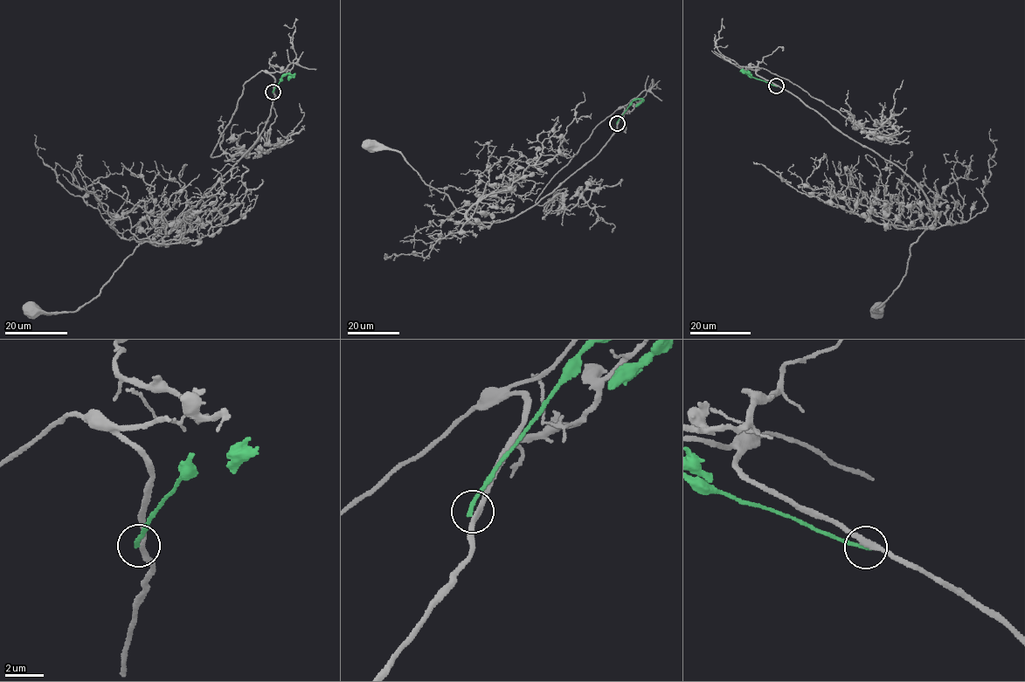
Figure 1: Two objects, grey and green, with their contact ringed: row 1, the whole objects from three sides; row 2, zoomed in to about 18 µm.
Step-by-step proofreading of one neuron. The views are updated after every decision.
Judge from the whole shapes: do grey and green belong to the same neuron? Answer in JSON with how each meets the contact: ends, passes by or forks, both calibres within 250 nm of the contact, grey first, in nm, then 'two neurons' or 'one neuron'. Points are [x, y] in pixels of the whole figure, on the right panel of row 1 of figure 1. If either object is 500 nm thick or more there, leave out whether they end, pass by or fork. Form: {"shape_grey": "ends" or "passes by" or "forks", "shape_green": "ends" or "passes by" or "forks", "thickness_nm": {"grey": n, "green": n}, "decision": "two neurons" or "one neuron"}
{"shape_grey": "passes by", "shape_green": "ends", "thickness_nm": {"grey": 240, "green": 200}, "decision": "two neurons"}

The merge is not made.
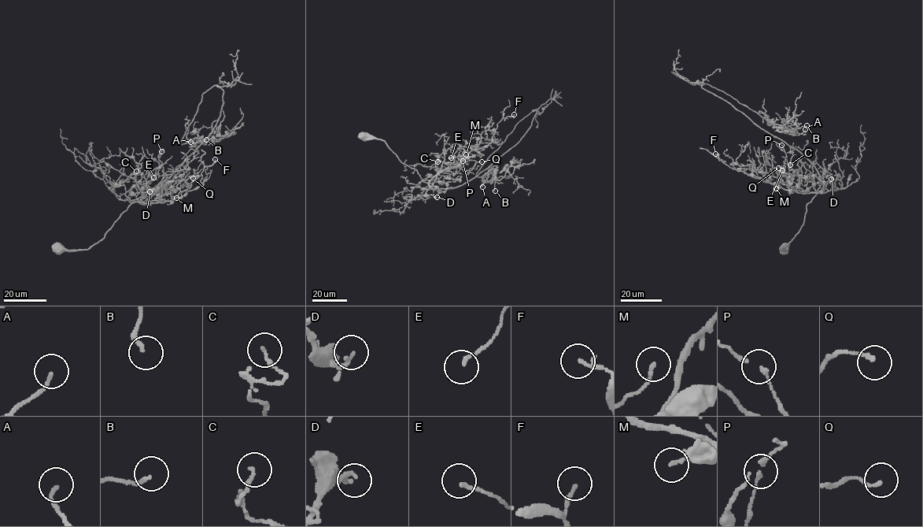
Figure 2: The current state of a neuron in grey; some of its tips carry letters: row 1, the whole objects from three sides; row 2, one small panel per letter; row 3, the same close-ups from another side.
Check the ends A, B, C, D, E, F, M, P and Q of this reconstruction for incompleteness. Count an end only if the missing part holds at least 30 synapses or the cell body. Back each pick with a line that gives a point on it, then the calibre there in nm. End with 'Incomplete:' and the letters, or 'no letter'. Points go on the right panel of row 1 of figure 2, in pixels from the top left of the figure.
Incomplete: no letter

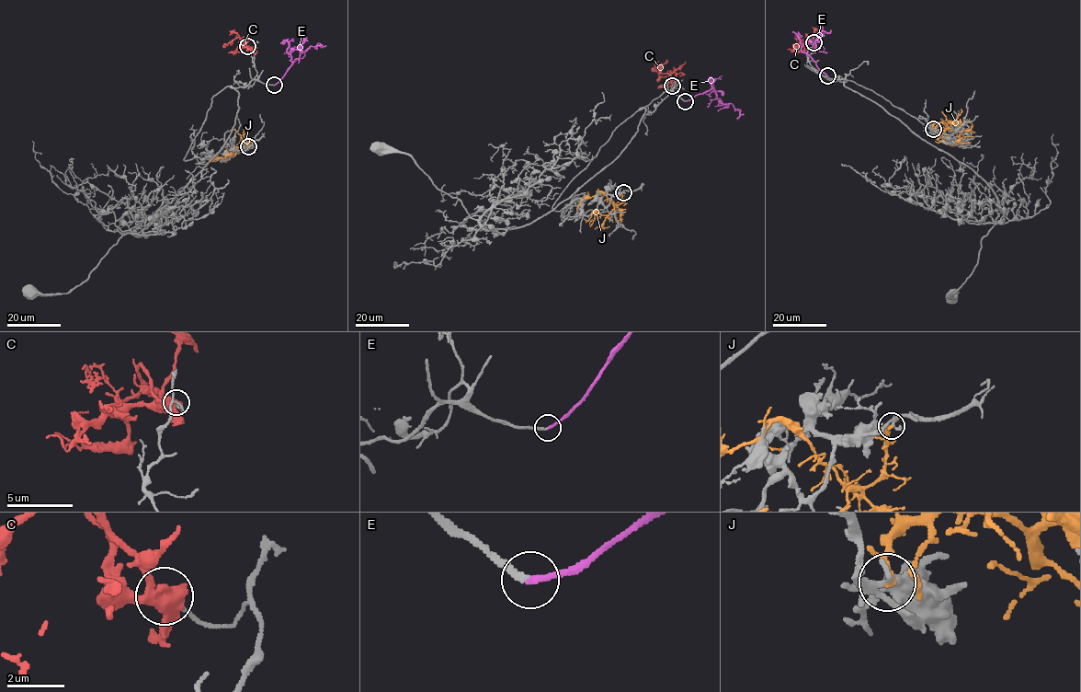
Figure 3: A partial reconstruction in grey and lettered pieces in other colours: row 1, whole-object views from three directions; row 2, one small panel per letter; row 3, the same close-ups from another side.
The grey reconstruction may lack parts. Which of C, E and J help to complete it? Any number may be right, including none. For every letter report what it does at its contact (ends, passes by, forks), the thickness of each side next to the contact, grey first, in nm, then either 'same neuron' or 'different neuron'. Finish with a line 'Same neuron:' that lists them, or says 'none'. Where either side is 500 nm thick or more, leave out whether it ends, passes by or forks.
C: it passes by; calibres 170 and 480 nm; different neuron
E: it ends; calibres 200 and 200 nm; same neuron
J: it ends; calibres 190 and 150 nm; different neuron
Same neuron: E

